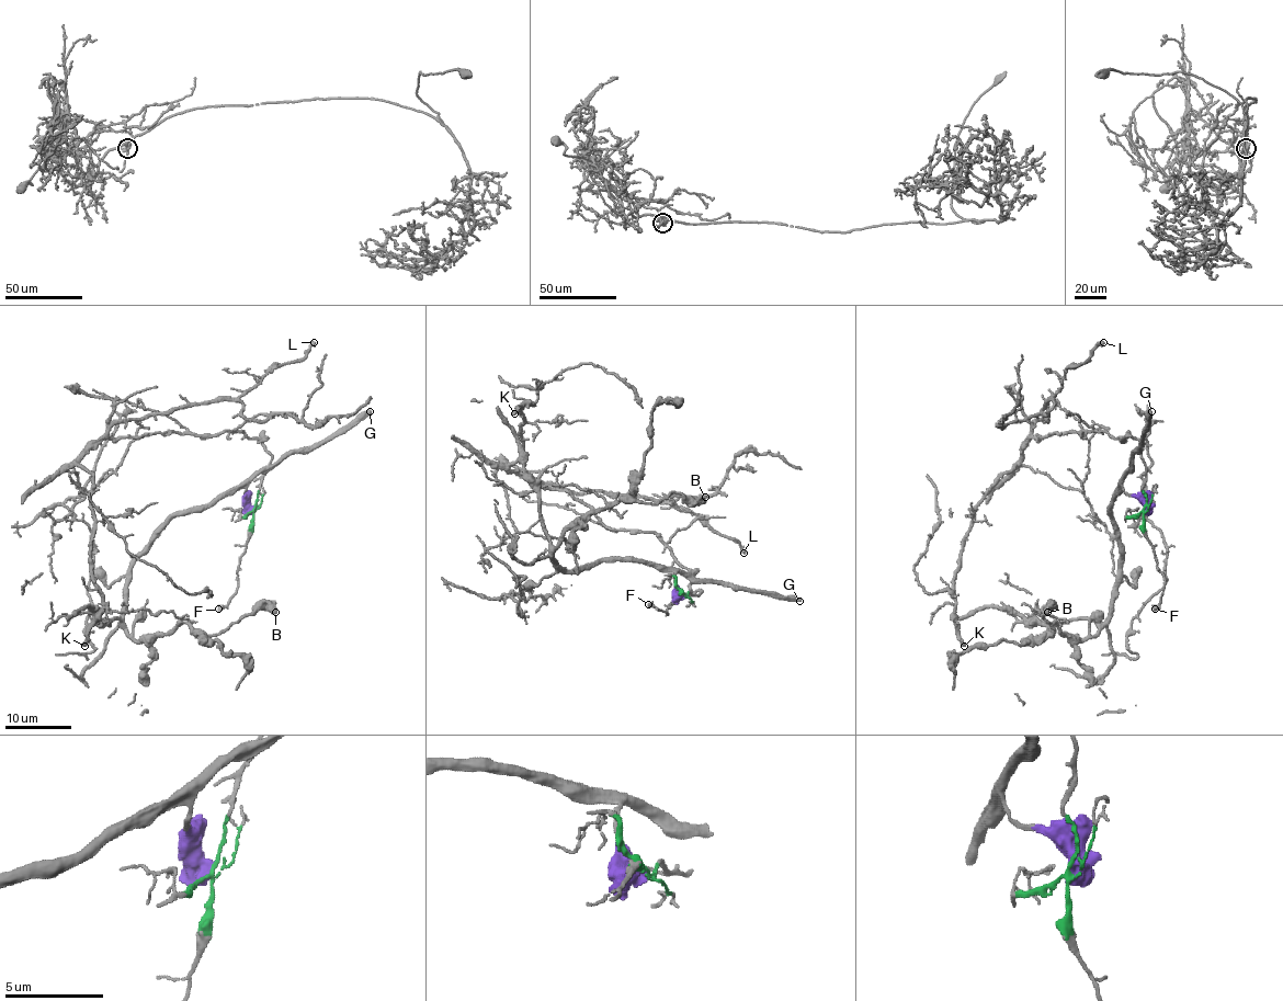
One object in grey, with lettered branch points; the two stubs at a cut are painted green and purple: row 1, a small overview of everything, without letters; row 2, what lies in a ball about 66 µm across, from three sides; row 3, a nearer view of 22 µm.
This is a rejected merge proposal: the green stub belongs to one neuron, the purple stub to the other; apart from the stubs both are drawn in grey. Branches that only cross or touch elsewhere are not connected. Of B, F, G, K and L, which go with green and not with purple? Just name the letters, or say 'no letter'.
F, K, L

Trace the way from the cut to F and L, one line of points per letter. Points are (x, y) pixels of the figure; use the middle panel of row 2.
F: (682, 592), (669, 606), (668, 614), (647, 604)
L: (682, 592), (701, 591), (655, 533), (610, 530), (538, 480), (668, 501), (744, 553)

